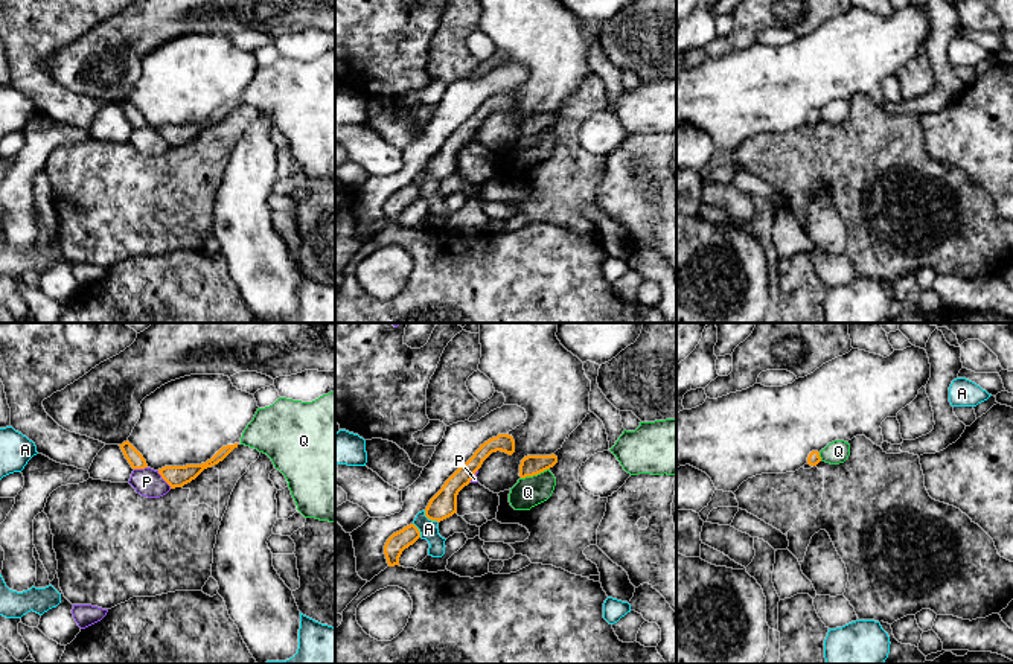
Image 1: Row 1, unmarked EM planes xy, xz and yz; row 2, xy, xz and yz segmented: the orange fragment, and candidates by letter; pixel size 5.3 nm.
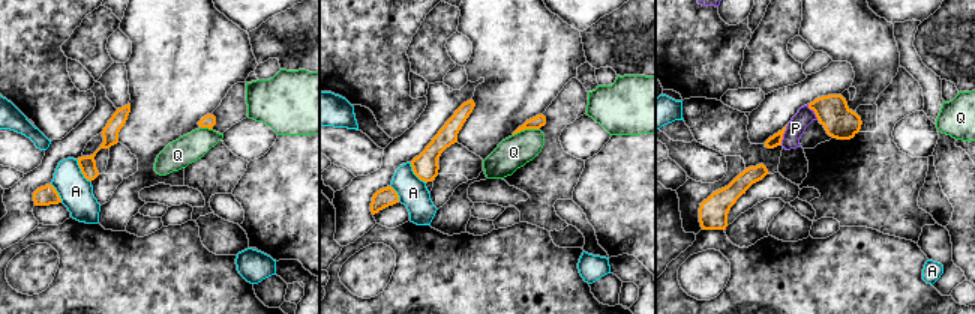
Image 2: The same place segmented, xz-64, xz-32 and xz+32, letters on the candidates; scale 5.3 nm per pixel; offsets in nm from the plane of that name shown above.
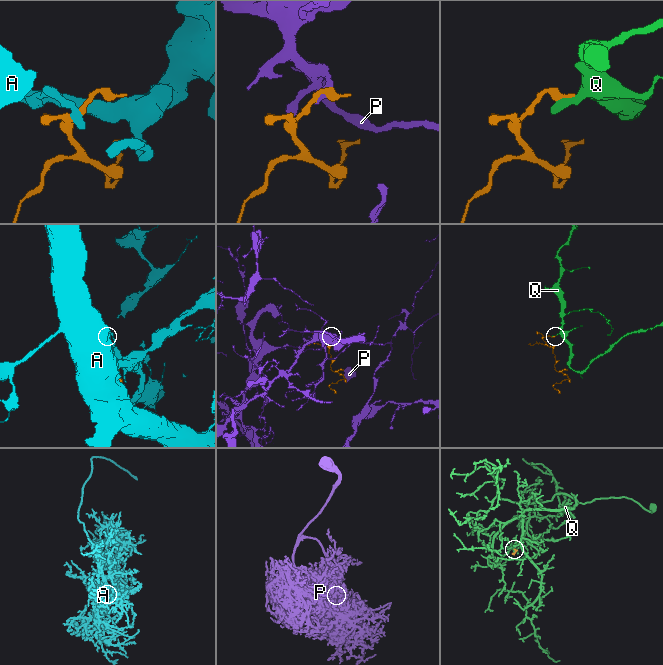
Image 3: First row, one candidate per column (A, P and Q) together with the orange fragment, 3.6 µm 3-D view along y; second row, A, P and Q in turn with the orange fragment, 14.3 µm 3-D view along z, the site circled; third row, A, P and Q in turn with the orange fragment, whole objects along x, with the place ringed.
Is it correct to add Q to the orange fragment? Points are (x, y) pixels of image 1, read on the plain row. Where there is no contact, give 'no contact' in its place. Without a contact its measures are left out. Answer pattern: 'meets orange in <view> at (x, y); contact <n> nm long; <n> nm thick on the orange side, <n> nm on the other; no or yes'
meets orange in xz at (535, 133); contact 160 nm long; 110 nm thick on the orange side, 160 nm on the other; no

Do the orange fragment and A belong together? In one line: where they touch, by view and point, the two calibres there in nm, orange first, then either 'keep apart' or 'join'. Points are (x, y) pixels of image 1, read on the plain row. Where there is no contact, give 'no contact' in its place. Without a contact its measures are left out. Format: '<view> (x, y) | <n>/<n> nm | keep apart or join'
xz (430, 177) | 140/100 nm | keep apart

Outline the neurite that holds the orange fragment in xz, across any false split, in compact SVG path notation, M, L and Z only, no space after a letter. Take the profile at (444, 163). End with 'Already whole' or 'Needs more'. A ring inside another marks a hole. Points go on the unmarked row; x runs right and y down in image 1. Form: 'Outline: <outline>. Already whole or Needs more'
Outline: M498 93L497 96L489 97L474 111L474 114L462 123L442 145L442 148L430 158L425 175L431 180L443 180L454 172L457 172L457 154L468 145L481 126L483 120L492 111L506 111L512 114L515 111L515 99L509 93Z. Already whole

